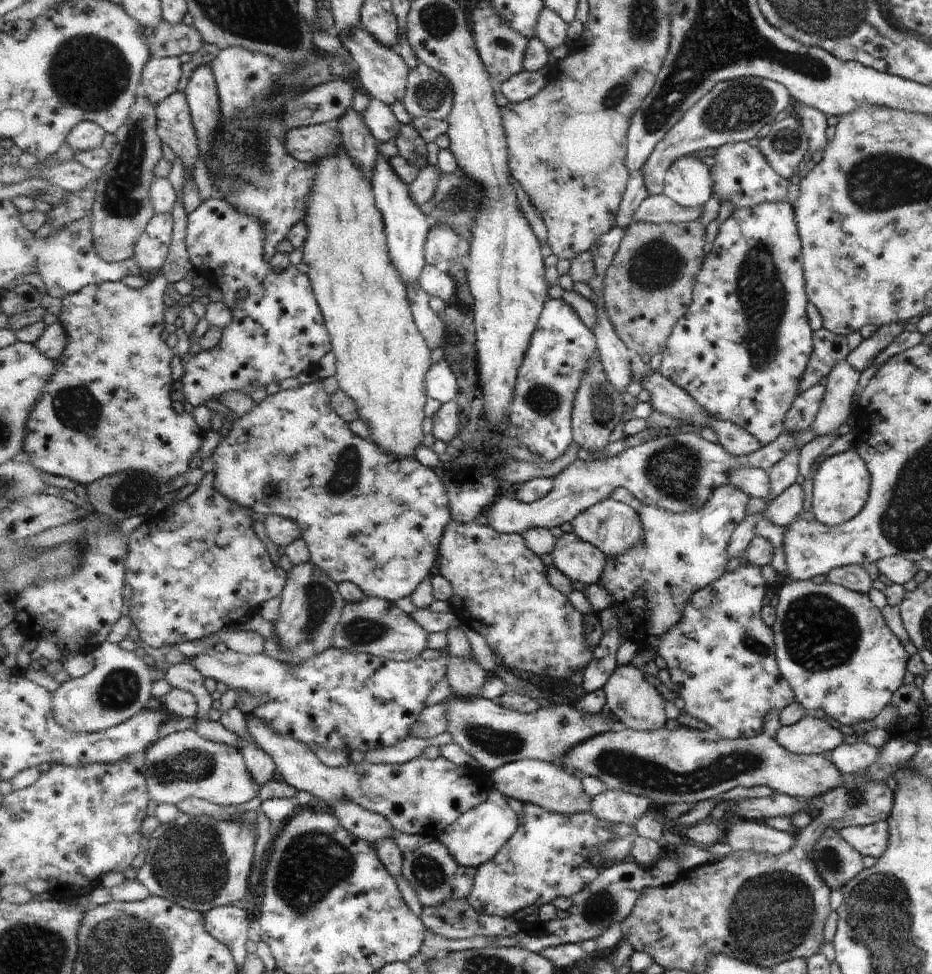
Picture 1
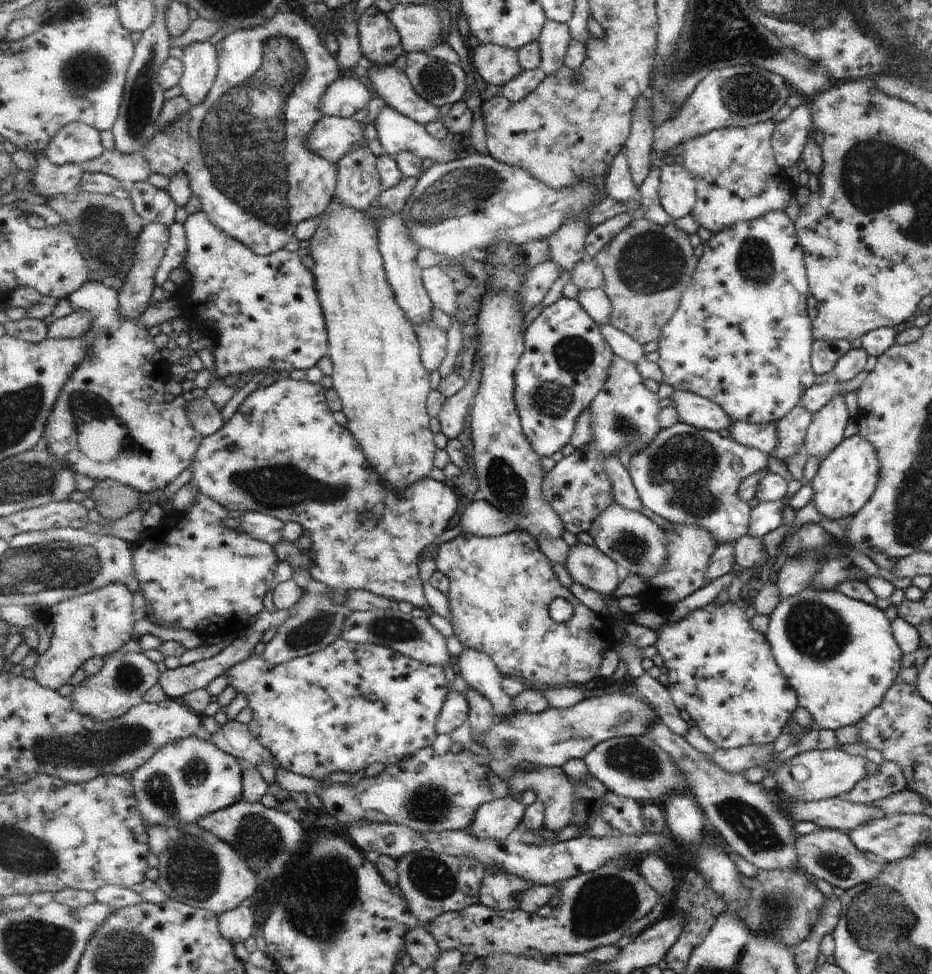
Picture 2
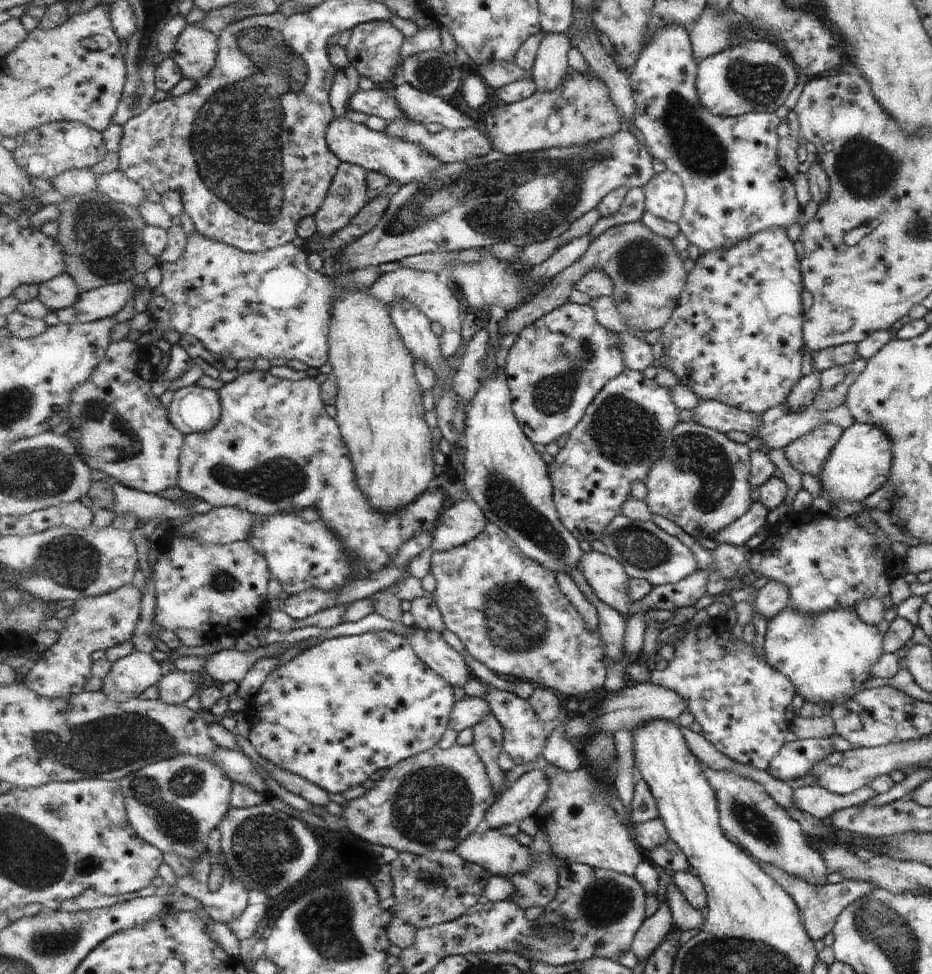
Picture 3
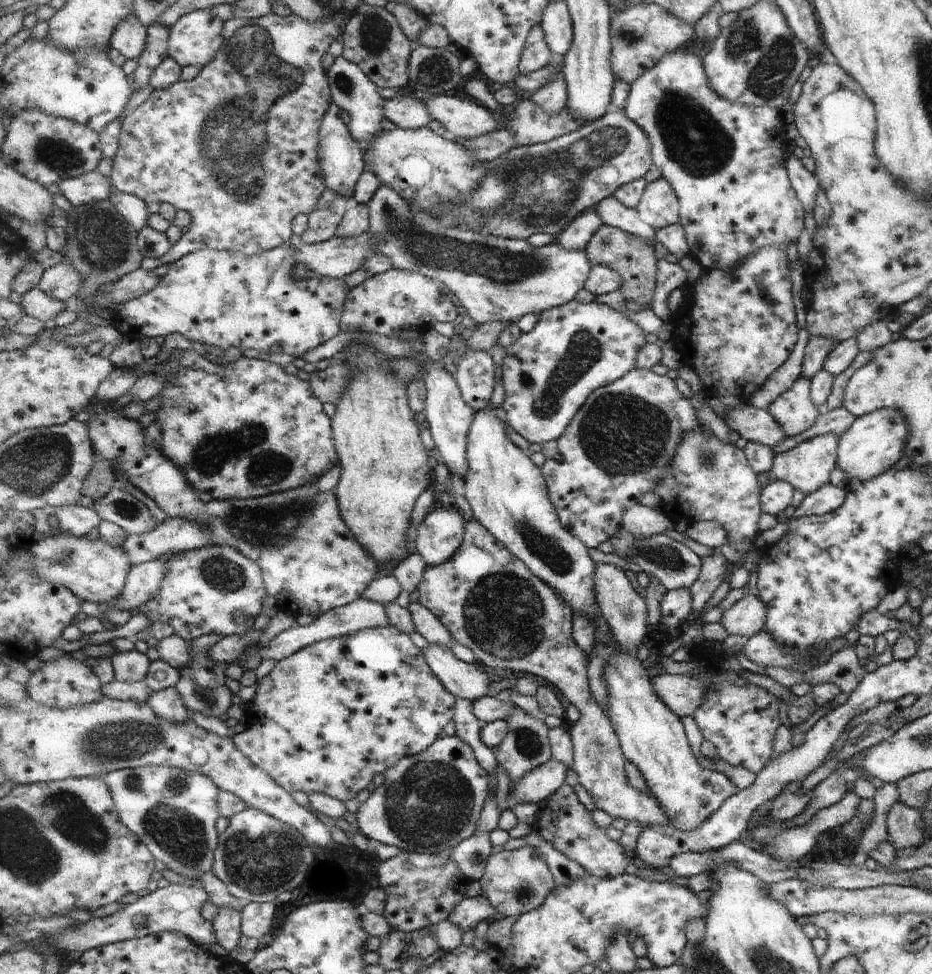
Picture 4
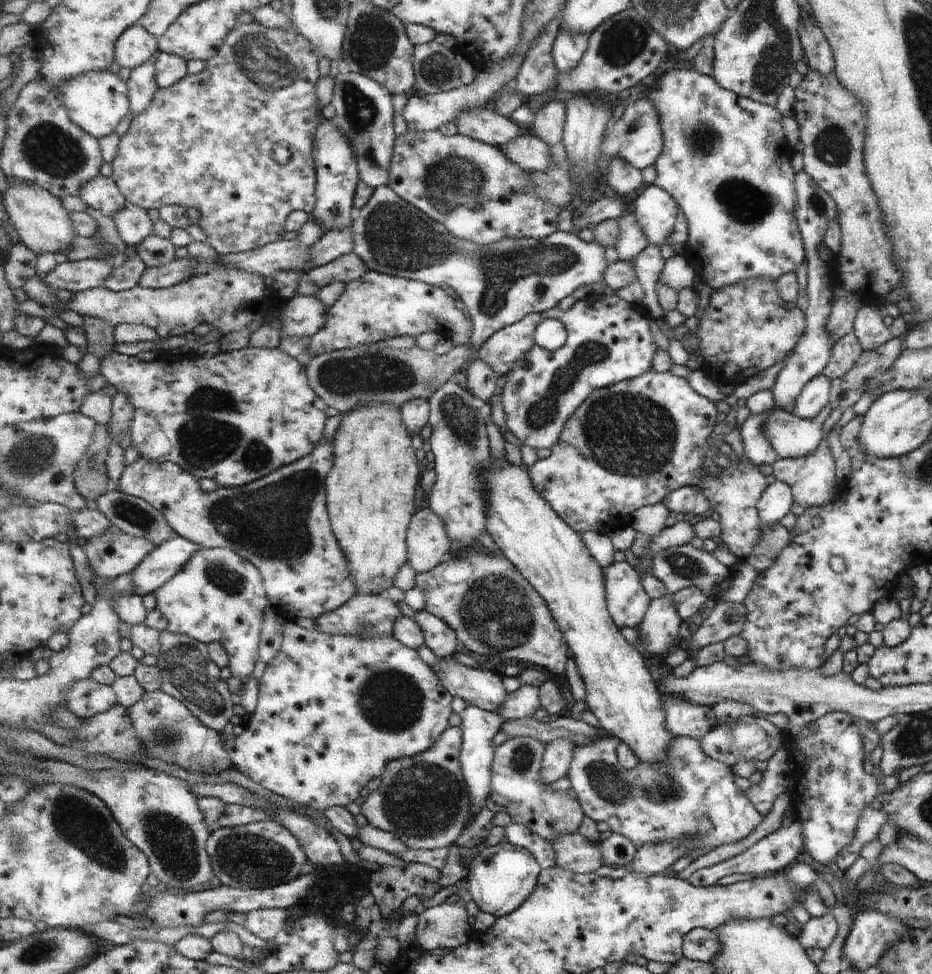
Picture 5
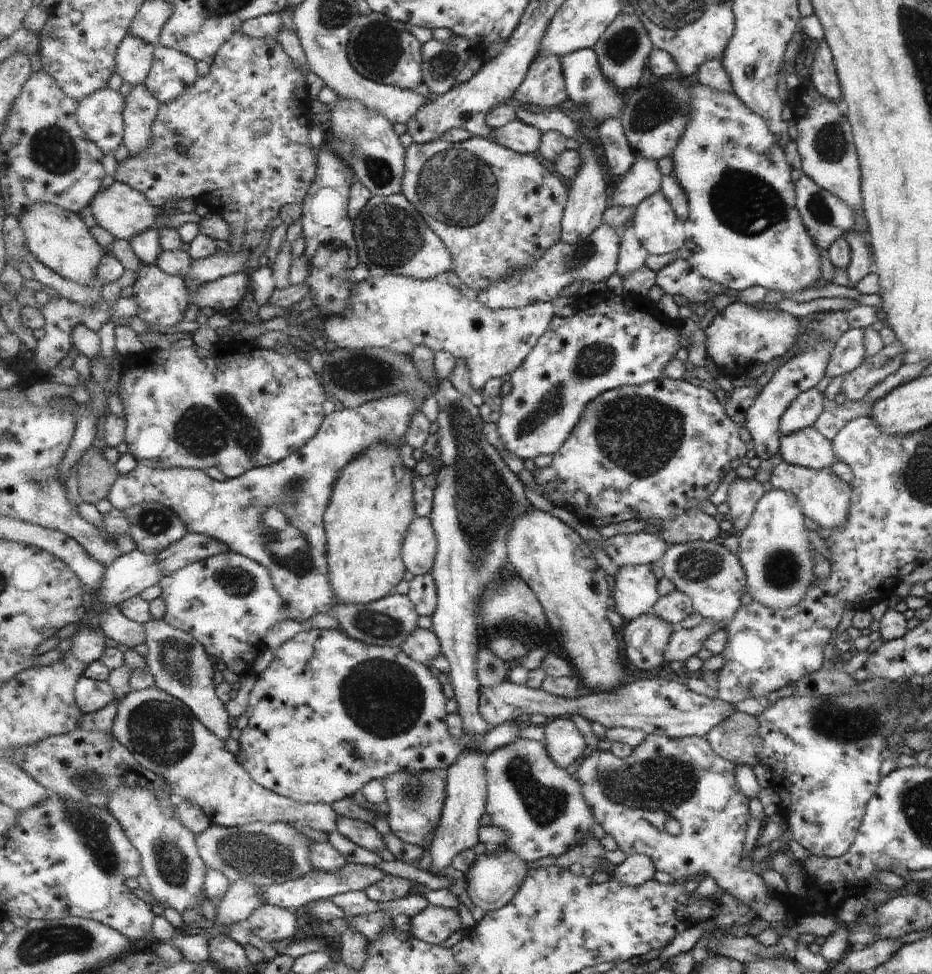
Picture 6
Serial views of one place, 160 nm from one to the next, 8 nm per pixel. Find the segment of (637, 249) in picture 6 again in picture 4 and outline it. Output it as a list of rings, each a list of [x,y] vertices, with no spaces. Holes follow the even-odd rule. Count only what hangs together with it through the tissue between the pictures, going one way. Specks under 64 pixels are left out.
[[[615,195],[603,199],[595,210],[605,225],[619,227],[636,237],[655,242],[656,230],[640,217],[637,209],[625,206]]]

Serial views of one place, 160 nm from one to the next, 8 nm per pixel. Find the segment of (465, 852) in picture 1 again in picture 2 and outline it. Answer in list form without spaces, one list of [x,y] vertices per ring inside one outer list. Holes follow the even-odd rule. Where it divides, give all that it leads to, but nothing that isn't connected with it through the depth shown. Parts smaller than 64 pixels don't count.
[[[513,795],[482,804],[468,829],[480,839],[506,839],[515,836],[515,828],[525,818],[525,807]]]

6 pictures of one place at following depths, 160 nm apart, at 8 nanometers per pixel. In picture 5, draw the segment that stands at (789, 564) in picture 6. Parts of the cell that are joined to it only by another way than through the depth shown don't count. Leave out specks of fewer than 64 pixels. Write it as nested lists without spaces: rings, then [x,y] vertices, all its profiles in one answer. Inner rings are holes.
[[[770,480],[770,485],[758,502],[758,511],[762,518],[763,528],[779,523],[779,519],[789,512],[793,499],[793,492],[786,483]]]

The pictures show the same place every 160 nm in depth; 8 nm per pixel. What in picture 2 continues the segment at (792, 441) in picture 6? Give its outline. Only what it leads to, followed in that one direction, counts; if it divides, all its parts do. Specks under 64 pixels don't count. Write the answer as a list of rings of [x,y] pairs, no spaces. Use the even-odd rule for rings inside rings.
[[[674,391],[672,406],[681,423],[700,429],[717,431],[728,428],[734,421],[726,412],[711,400],[689,391]]]

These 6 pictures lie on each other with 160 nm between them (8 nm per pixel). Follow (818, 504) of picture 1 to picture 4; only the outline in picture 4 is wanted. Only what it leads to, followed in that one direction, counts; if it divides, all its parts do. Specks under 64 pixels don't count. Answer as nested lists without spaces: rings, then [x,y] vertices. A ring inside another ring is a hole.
[[[879,409],[854,418],[853,423],[837,441],[836,467],[843,472],[845,480],[868,481],[888,471],[901,458],[906,443],[906,423],[899,411]]]

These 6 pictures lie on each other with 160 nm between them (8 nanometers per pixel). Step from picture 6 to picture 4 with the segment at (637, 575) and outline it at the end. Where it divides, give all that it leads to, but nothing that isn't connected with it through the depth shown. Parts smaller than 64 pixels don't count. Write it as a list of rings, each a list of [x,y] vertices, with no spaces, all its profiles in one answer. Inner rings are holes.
[[[599,563],[595,571],[596,598],[600,611],[612,626],[612,633],[618,640],[621,649],[630,653],[632,657],[639,658],[639,646],[643,638],[647,636],[648,606],[646,599],[637,594],[633,584],[629,582],[629,576],[616,565]]]

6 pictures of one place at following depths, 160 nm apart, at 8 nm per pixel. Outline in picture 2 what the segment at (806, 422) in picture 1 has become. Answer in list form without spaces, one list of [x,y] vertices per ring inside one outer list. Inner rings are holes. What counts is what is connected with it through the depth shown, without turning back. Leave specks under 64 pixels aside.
[[[861,371],[848,382],[834,381],[811,385],[805,390],[803,398],[798,401],[798,404],[804,407],[808,413],[814,413],[816,410],[821,409],[823,405],[826,405],[833,397],[842,396],[845,392],[856,390],[866,376],[867,373]]]

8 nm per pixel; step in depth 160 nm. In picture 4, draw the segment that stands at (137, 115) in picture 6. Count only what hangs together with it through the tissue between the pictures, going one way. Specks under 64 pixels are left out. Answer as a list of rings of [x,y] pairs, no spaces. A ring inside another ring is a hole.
[[[155,23],[148,28],[145,50],[139,58],[139,66],[135,70],[138,87],[149,86],[153,71],[168,57],[171,28],[163,23]]]

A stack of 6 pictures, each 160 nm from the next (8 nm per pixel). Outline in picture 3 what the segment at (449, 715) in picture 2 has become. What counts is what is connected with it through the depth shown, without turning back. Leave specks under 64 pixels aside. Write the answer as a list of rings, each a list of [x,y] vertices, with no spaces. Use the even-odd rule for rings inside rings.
[[[466,696],[456,702],[454,712],[451,713],[450,727],[457,732],[473,728],[489,713],[491,713],[490,704],[482,697]]]

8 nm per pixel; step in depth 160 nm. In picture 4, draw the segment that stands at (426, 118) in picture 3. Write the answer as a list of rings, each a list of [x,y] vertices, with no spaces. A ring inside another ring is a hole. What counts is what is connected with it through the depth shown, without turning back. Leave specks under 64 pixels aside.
[[[435,95],[422,100],[433,120],[442,122],[460,139],[475,138],[497,130],[491,110],[475,99]]]

